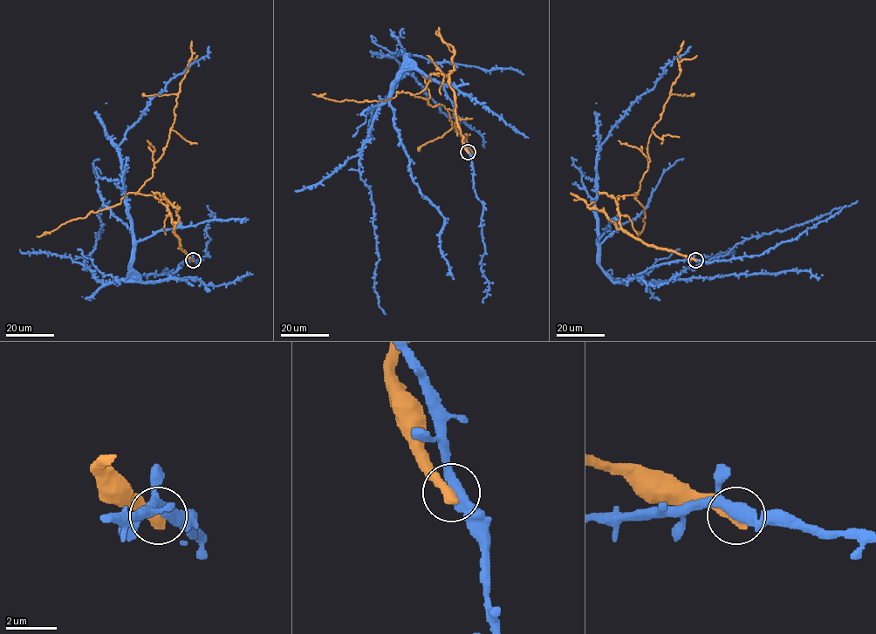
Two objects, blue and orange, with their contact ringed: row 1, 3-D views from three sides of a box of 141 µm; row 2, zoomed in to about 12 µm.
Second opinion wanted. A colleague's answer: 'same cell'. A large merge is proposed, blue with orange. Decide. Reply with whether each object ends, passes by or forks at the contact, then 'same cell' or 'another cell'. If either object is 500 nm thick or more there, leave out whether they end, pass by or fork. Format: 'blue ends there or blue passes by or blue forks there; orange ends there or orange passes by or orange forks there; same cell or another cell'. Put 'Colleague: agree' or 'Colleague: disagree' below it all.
another cell
Colleague: disagree

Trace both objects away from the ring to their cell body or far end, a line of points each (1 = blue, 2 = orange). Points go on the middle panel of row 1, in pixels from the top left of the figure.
1: (468, 152), (442, 85), (418, 70), (407, 54), (398, 53), (393, 57), (442, 112), (477, 132), (484, 147)
2: (468, 152), (449, 78), (432, 74), (413, 95), (444, 106), (466, 140)

